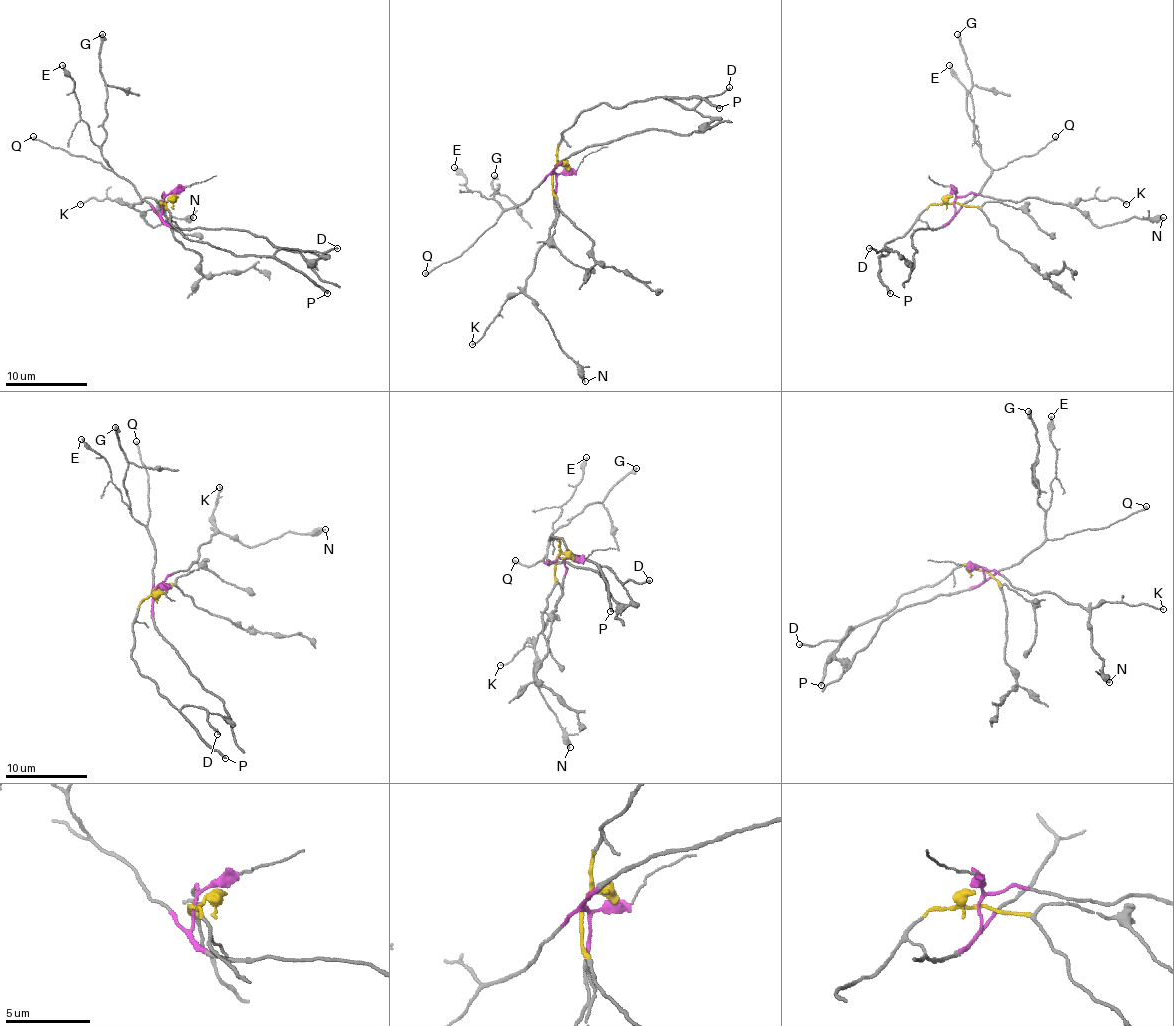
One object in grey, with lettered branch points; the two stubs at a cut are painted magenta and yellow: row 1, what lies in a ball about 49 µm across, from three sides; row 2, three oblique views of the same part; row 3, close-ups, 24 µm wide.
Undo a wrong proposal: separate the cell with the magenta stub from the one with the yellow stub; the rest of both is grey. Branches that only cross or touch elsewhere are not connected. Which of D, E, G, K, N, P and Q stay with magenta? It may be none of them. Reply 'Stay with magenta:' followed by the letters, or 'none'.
Stay with magenta: E, G, K, N, Q

